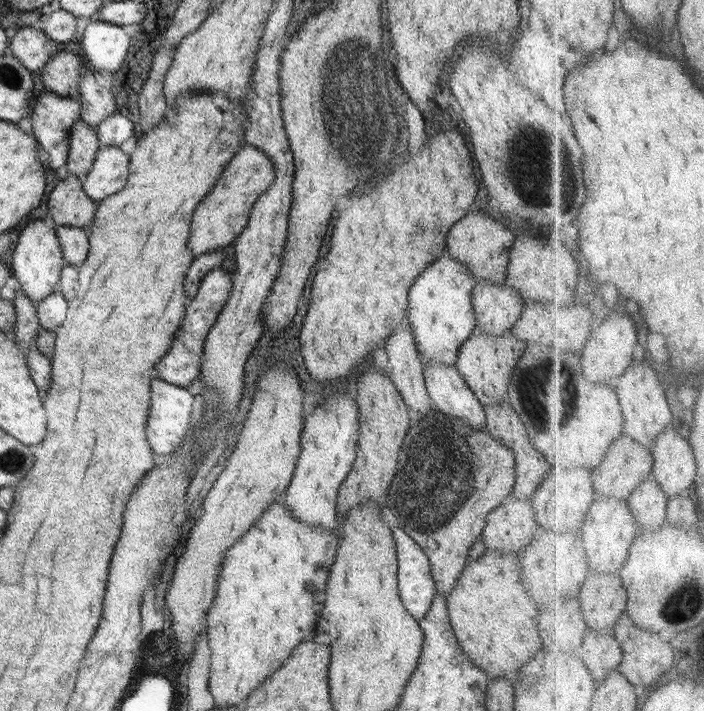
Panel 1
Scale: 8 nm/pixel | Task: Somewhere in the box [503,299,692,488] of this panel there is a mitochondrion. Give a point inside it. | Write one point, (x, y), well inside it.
(533, 383)

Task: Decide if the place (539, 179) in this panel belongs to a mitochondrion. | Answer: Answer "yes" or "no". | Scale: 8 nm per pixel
yes

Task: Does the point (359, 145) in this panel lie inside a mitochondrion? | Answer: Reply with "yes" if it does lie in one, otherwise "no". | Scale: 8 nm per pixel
yes

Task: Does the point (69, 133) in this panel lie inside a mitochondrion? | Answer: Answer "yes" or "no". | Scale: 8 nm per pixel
no

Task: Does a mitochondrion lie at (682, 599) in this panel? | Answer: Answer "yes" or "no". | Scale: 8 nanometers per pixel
yes

